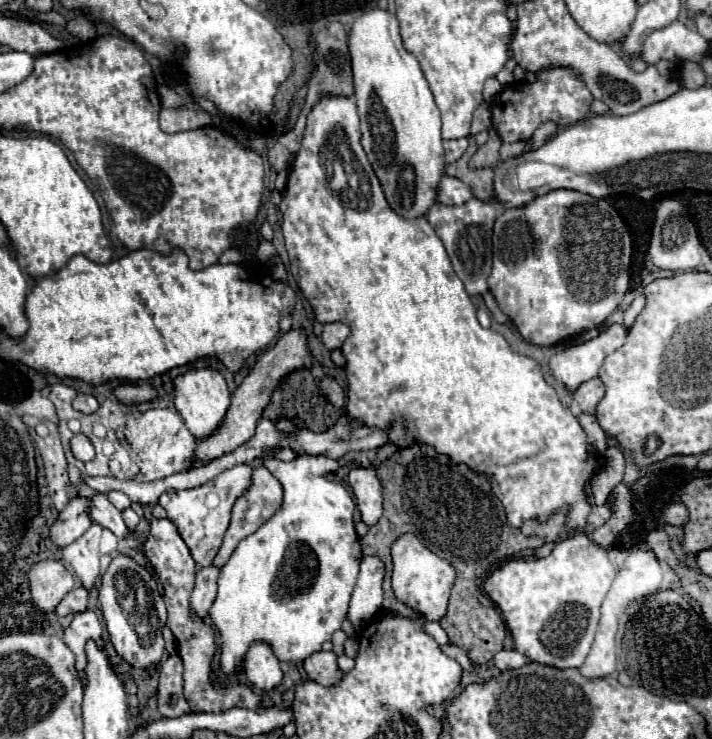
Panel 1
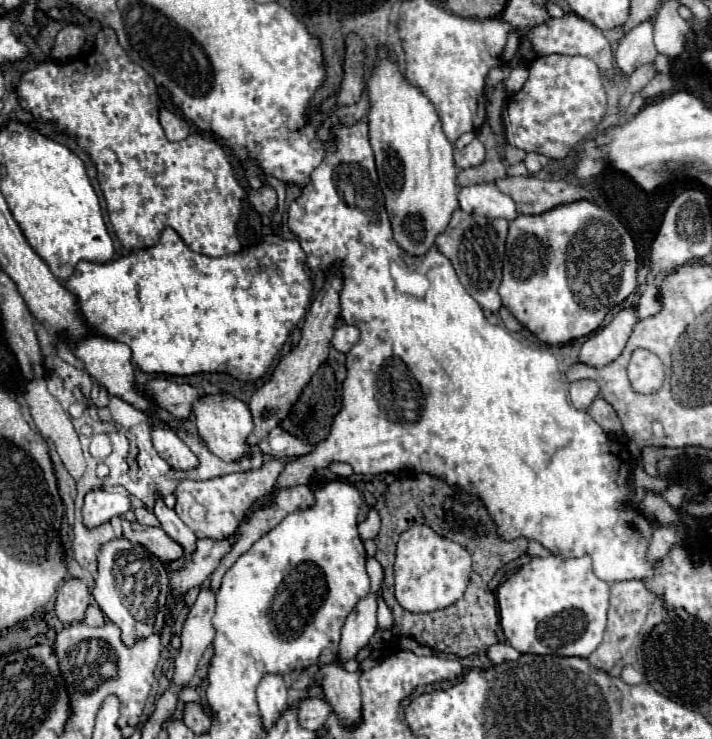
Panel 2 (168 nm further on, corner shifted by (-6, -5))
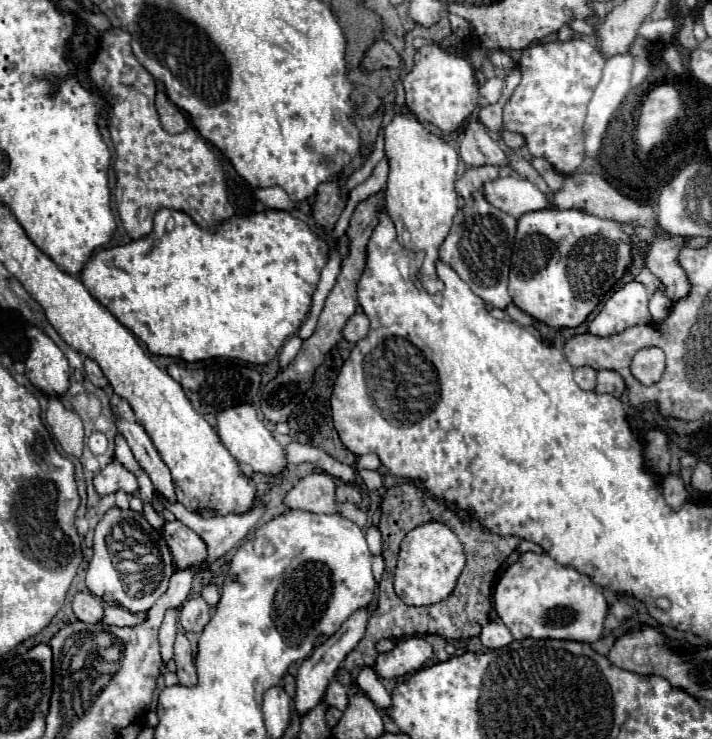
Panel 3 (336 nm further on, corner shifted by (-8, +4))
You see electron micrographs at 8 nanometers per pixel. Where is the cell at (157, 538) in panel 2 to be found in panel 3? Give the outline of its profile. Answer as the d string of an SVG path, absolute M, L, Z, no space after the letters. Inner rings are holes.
M180 521L166 523L162 537L172 551L178 569L188 569L188 567L198 569L208 559L206 543Z

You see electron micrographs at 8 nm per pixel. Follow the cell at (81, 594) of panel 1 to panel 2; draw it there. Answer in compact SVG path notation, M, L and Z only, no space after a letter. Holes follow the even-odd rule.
M92 604L92 606L88 606L82 622L88 624L88 626L102 626L104 624L104 614L96 604Z

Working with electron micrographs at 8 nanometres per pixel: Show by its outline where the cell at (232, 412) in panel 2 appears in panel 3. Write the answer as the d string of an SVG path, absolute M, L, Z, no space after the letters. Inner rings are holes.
M238 405L236 409L226 409L218 413L218 429L220 439L228 445L228 451L244 465L252 467L252 471L268 475L268 477L284 477L286 473L286 451L278 443L272 431L258 419L258 413L252 405Z

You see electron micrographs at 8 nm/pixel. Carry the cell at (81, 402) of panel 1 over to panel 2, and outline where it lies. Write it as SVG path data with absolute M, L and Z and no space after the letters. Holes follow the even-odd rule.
M94 384L94 388L92 388L92 404L94 404L96 408L108 406L108 392L106 392L106 388L102 388L100 384Z

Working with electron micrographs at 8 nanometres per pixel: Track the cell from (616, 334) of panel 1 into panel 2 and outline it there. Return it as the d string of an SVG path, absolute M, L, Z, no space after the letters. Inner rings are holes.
M634 308L620 310L608 326L588 336L588 340L582 344L578 362L588 364L592 368L604 368L614 362L622 354L636 322L638 318Z

